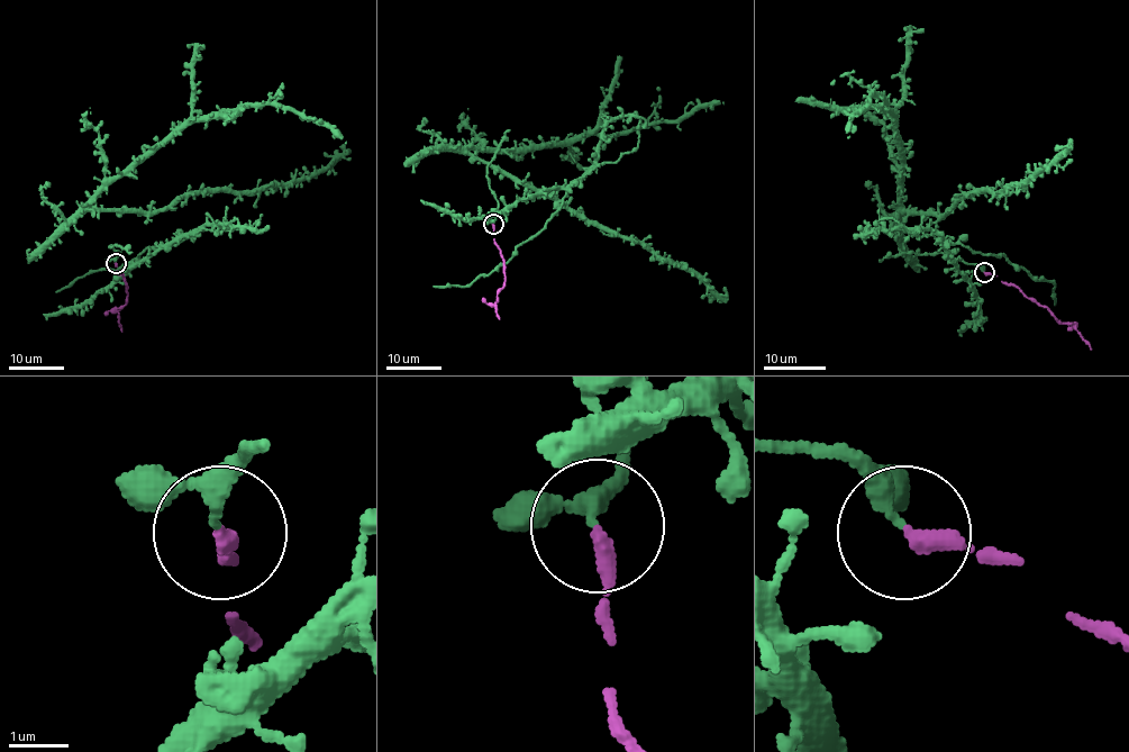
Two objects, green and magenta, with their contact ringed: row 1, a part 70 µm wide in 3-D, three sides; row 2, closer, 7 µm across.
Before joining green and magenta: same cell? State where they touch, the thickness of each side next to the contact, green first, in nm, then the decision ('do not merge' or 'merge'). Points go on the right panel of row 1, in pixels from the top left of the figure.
at (984, 272); 220 nm thick on the green side, 280 nm on the other; merge

